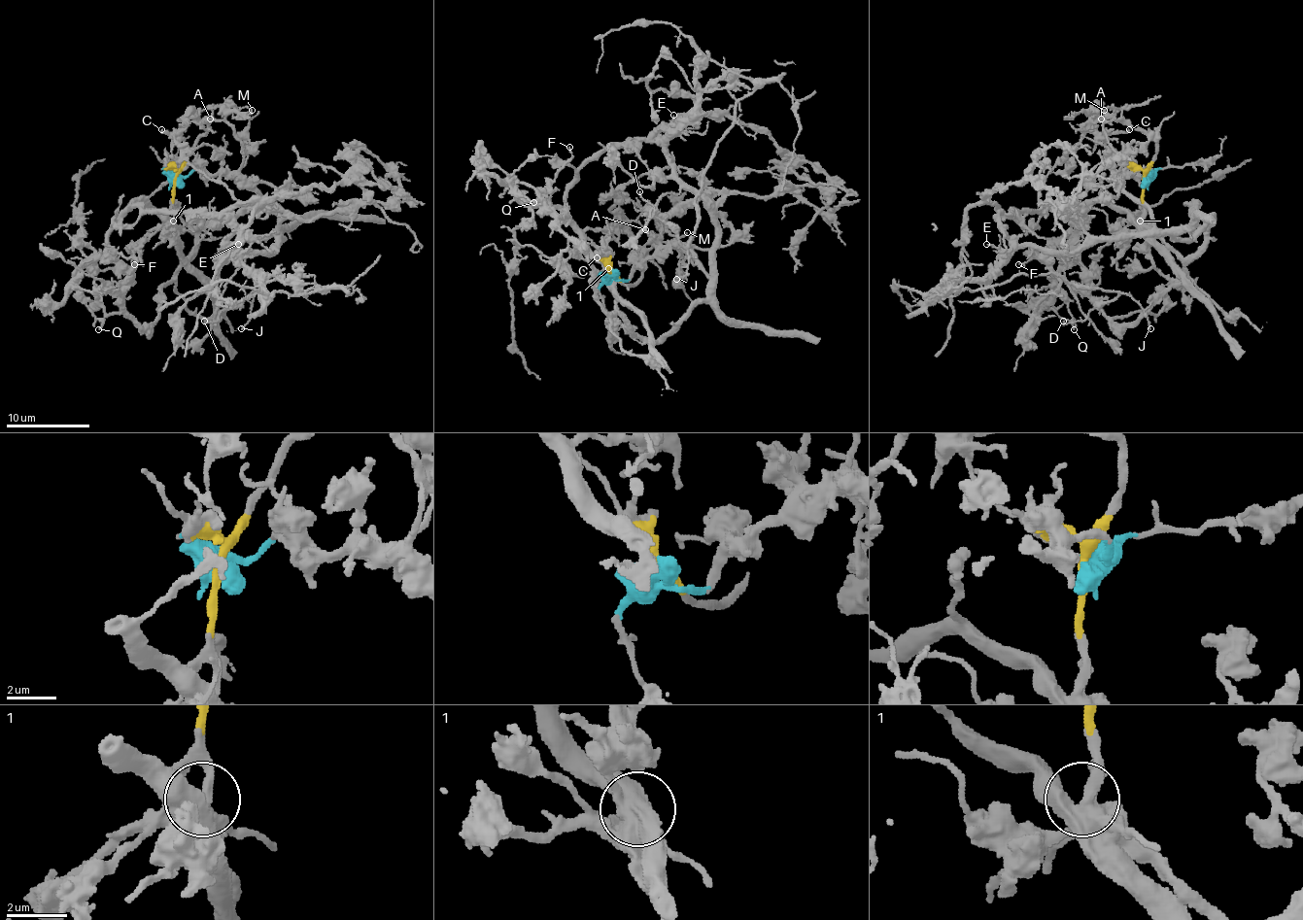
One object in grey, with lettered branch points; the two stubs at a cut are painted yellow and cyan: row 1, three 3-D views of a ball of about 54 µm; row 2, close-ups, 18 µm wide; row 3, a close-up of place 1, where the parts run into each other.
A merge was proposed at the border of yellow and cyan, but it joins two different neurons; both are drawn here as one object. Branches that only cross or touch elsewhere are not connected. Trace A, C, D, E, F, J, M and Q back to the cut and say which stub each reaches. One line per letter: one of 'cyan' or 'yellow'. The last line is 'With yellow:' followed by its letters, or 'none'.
A: yellow
C: yellow
D: cyan
E: cyan
F: yellow
J: cyan
M: yellow
Q: yellow
With yellow: A, C, F, M, Q

